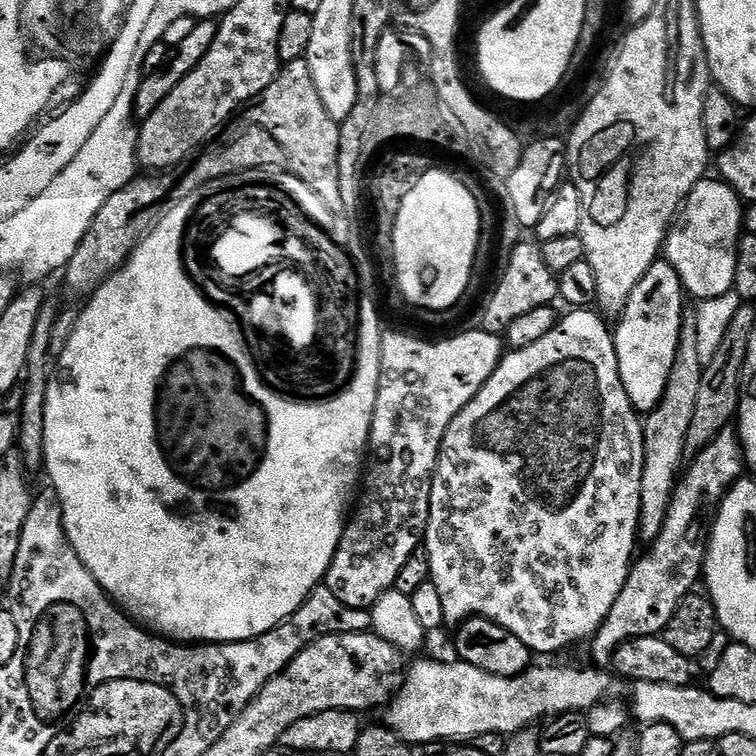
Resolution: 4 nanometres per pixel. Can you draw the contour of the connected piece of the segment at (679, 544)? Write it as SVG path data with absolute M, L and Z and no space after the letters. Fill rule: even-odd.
M732 426L714 434L704 449L687 461L676 482L661 533L647 547L648 553L633 563L626 586L622 594L618 594L618 602L614 602L610 614L606 614L602 626L591 637L592 656L597 660L593 661L597 665L611 665L616 651L627 640L663 633L670 618L674 618L674 610L678 610L678 602L682 602L682 598L686 598L697 587L696 583L701 583L704 560L708 557L708 537L716 511L720 509L724 495L745 472L744 447L740 444L739 431Z

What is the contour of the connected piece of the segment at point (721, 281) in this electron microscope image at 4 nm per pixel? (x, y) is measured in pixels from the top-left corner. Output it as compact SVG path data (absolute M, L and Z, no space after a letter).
M723 179L699 180L684 201L664 240L663 259L678 274L684 291L693 301L722 298L734 289L734 270L738 262L738 246L744 227L744 209L740 195Z

